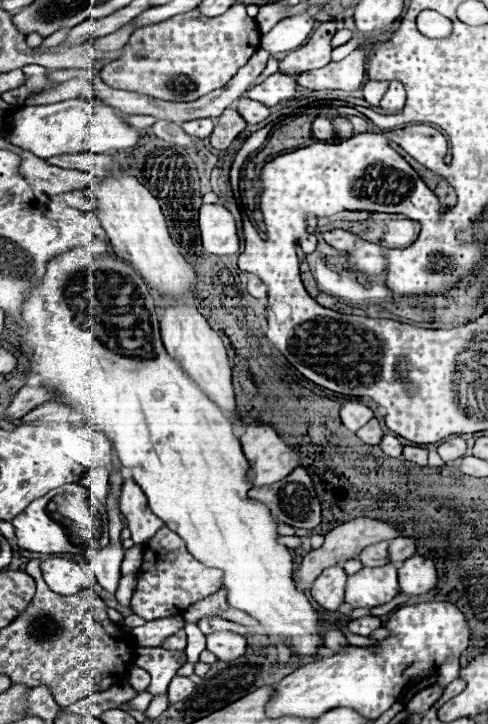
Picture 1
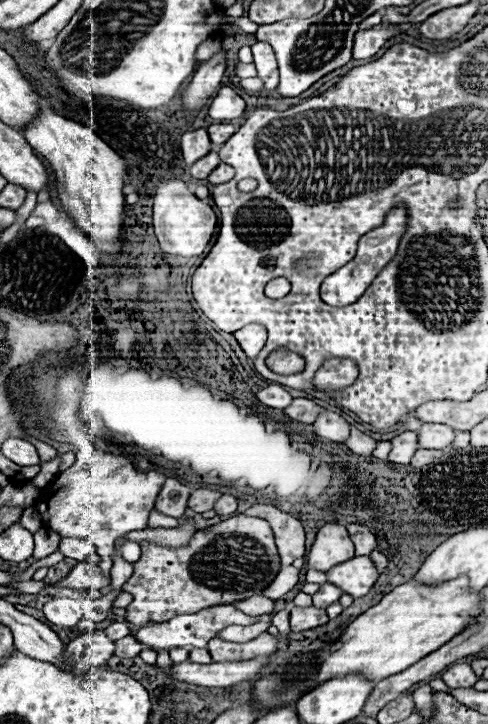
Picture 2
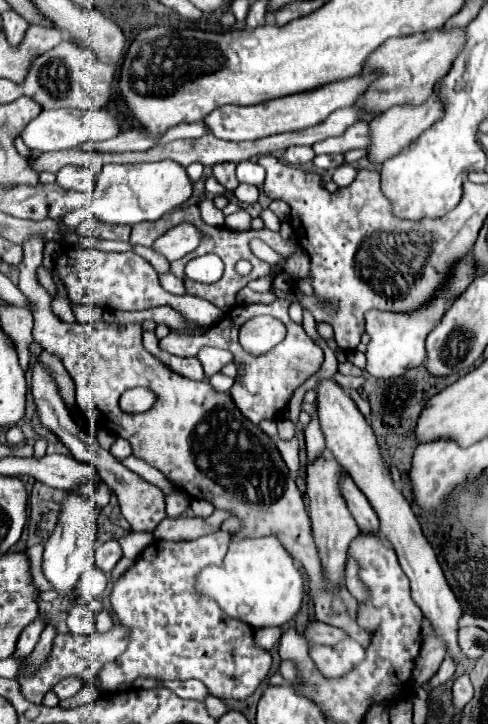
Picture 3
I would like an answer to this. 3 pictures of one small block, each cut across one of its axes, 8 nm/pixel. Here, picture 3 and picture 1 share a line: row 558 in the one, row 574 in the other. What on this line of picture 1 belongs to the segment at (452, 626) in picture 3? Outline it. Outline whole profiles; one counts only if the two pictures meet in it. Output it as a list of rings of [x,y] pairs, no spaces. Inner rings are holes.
[[[412,556],[398,568],[398,582],[404,594],[426,594],[436,586],[436,580],[436,566],[424,556]]]

